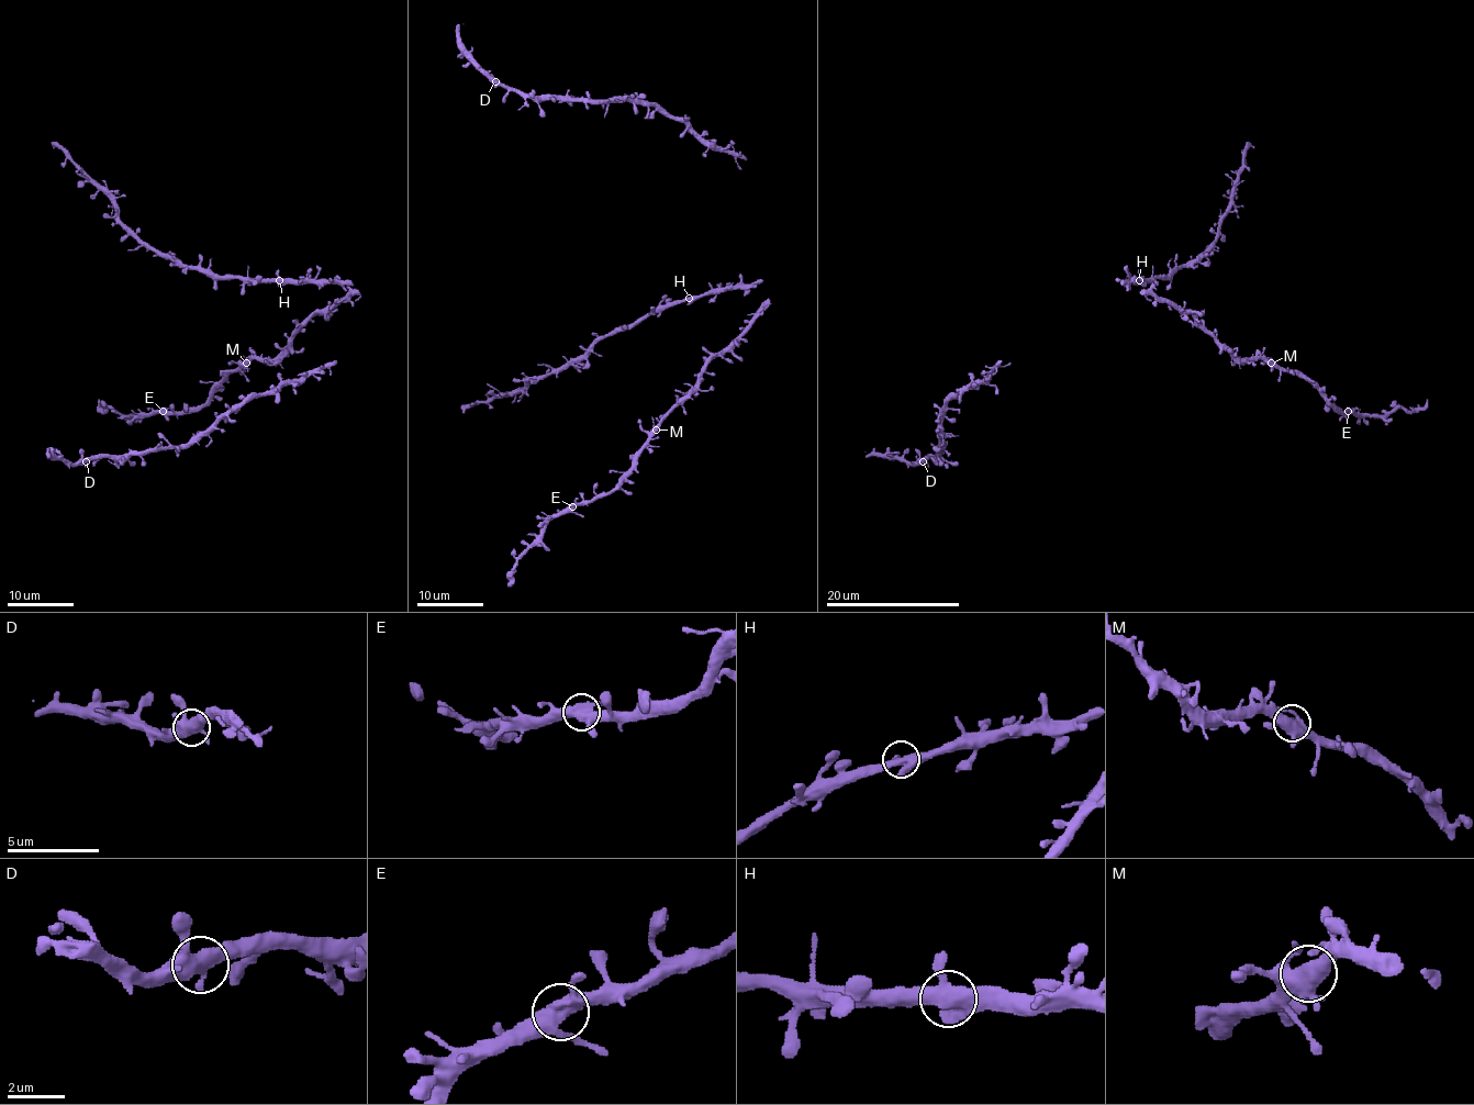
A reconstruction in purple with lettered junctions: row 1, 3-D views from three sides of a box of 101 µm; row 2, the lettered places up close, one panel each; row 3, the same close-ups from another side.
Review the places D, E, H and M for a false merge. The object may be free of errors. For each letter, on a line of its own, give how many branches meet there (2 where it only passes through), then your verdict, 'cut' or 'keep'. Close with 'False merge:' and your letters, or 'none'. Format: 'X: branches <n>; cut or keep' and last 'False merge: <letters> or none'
D: branches 4; keep
E: branches 4; keep
H: branches 4; keep
M: branches 4; keep
False merge: none

